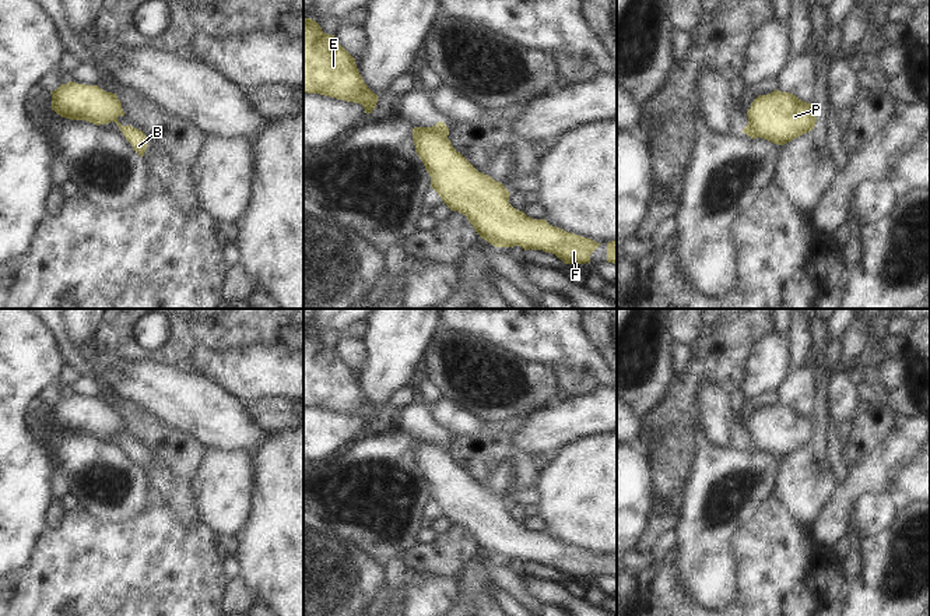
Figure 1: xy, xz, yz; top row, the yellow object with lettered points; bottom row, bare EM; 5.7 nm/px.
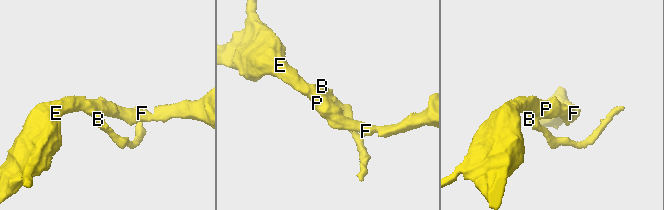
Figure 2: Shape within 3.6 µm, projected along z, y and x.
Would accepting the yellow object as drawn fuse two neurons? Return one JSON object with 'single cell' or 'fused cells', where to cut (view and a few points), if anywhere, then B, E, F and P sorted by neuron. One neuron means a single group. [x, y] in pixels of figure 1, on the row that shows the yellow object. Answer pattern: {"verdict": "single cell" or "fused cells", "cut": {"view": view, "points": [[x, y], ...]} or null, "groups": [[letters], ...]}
{"verdict": "fused cells", "cut": {"view": "xz", "points": [[434, 126], [439, 134], [446, 137]]}, "groups": [["B"], ["E", "F", "P"]]}

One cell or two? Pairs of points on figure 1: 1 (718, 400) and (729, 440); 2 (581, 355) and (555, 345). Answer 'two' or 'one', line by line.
1: one
2: one

